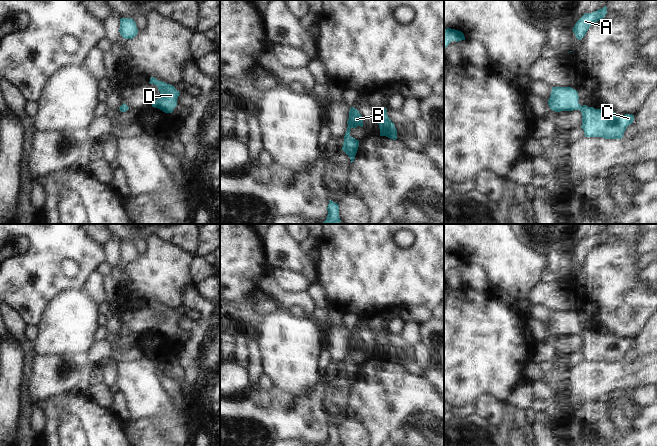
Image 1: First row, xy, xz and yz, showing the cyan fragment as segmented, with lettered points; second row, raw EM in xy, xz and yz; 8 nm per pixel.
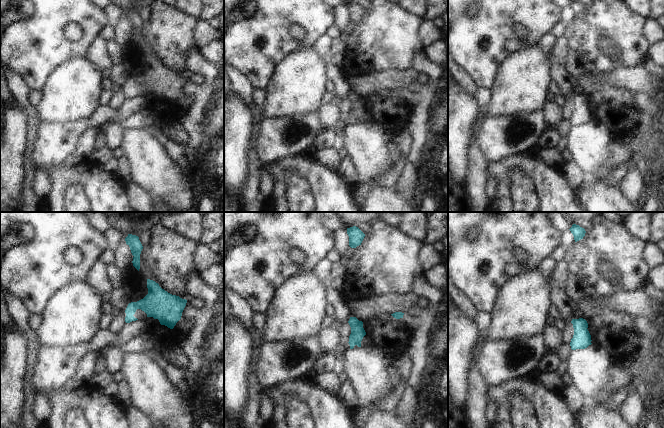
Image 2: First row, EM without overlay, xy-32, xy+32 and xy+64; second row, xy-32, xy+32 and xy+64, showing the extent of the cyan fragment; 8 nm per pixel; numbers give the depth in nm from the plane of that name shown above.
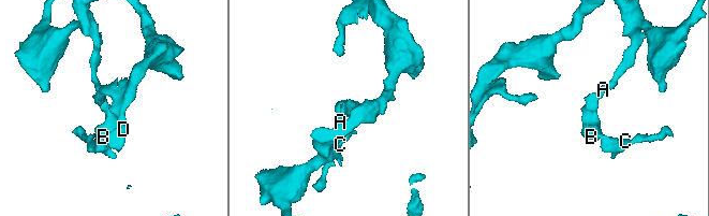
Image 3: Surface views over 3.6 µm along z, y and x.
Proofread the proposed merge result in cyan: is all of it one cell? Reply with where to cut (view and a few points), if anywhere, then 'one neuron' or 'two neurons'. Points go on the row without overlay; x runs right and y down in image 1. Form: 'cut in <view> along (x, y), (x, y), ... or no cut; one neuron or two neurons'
no cut; one neuron

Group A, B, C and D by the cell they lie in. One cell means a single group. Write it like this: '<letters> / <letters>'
A B C D

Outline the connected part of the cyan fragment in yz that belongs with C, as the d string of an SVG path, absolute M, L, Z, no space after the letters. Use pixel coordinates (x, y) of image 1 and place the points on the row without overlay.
M552 311L548 329L552 335L580 334L585 361L621 363L627 351L633 347L634 339L619 339L578 327L578 316L571 311Z

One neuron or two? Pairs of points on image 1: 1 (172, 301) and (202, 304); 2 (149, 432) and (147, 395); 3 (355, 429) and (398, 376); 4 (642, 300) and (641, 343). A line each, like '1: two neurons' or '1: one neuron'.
1: two neurons
2: two neurons
3: two neurons
4: two neurons

